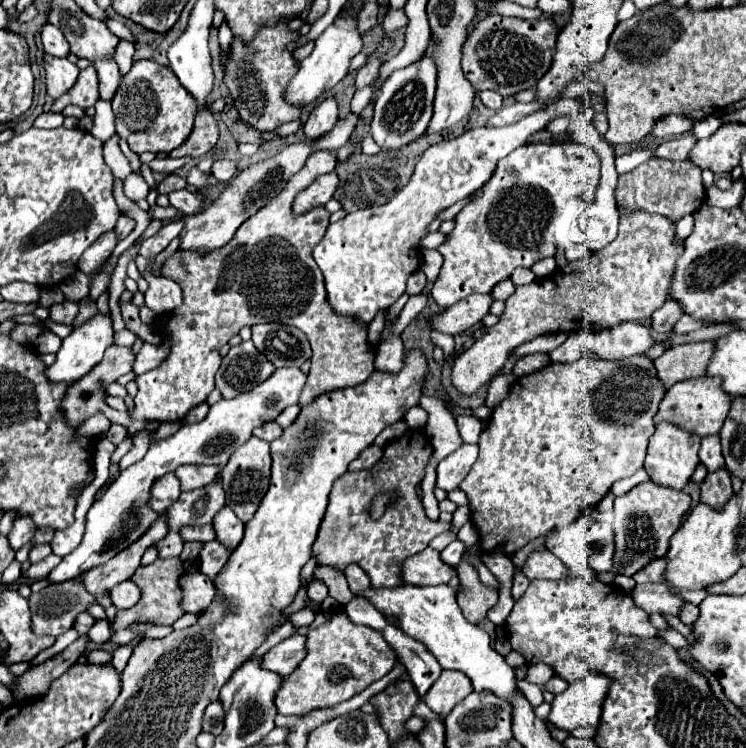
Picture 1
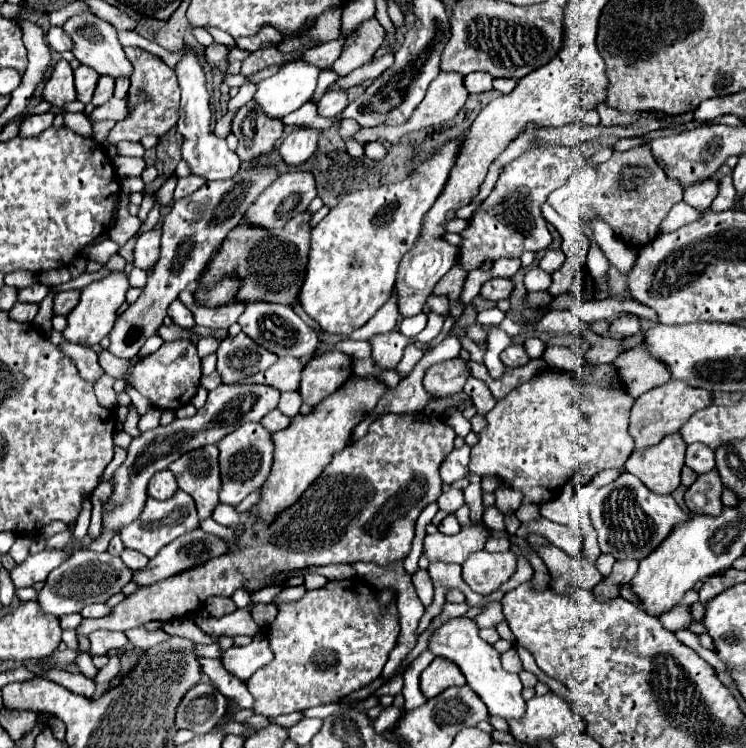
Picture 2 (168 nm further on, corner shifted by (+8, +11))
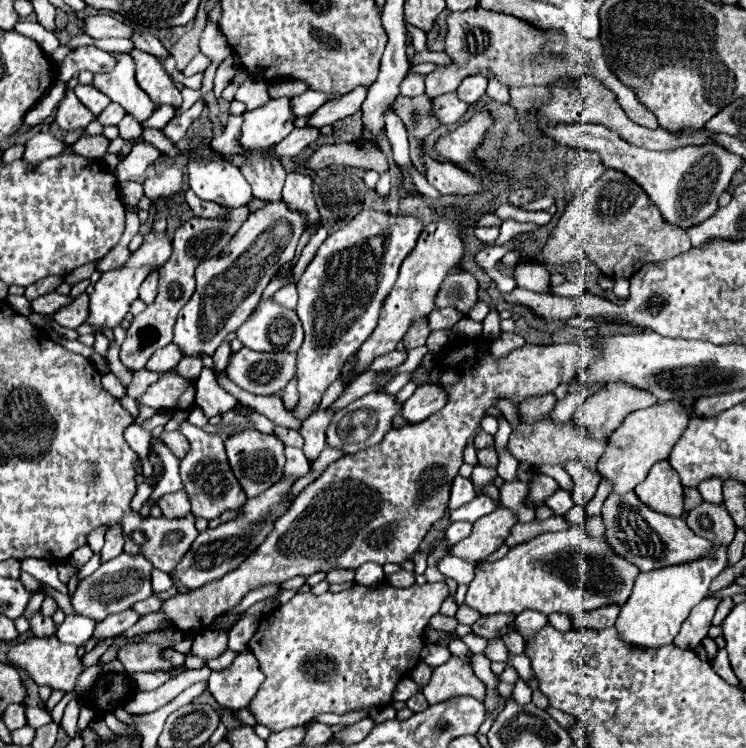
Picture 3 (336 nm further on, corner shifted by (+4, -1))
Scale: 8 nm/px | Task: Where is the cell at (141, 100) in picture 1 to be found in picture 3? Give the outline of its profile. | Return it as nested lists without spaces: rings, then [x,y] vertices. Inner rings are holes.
[[[131,50],[129,54],[135,60],[135,80],[141,90],[145,90],[157,106],[181,106],[181,92],[173,84],[171,76],[165,72],[163,64],[141,50]]]

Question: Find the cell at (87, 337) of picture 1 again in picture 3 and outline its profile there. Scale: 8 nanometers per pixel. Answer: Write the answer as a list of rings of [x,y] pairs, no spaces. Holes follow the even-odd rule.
[[[149,230],[143,238],[143,244],[129,256],[129,260],[121,268],[101,274],[101,278],[95,282],[95,286],[93,286],[95,290],[89,296],[91,298],[91,304],[89,304],[91,314],[89,314],[87,322],[95,328],[119,326],[121,320],[125,318],[125,314],[129,312],[131,302],[139,296],[141,282],[149,276],[149,272],[159,270],[169,258],[171,258],[171,238],[169,238],[169,234],[155,234],[155,232]]]

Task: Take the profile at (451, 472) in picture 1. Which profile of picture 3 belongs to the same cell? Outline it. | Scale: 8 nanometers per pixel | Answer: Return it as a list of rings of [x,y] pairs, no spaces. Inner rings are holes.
[[[455,476],[453,486],[451,486],[451,500],[449,500],[449,510],[455,510],[467,502],[471,502],[475,498],[475,488],[471,484],[471,480],[463,478],[463,476]]]

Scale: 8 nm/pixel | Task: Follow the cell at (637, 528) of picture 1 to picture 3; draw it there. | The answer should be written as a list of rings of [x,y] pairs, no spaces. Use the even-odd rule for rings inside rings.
[[[633,492],[625,496],[609,494],[601,514],[607,528],[605,538],[609,538],[611,548],[615,548],[617,554],[633,562],[643,572],[685,564],[685,562],[695,562],[699,558],[705,558],[713,550],[713,544],[697,536],[681,518],[657,514],[651,508],[645,508]]]

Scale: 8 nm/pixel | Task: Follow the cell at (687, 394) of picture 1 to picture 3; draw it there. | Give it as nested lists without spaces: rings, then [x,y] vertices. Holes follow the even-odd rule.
[[[673,400],[659,402],[651,408],[629,414],[621,422],[621,426],[611,434],[605,452],[597,462],[597,472],[601,474],[601,478],[611,482],[611,492],[625,494],[635,490],[635,486],[647,478],[651,466],[669,456],[673,444],[677,444],[677,440],[681,438],[681,432],[685,430],[687,422],[689,414],[679,402]]]

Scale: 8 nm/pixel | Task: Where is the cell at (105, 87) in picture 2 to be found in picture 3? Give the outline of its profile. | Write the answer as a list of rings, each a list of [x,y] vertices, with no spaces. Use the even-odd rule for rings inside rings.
[[[109,104],[99,116],[97,116],[97,120],[103,124],[103,126],[117,126],[121,120],[123,120],[123,116],[125,116],[125,110],[119,106],[119,104]]]

